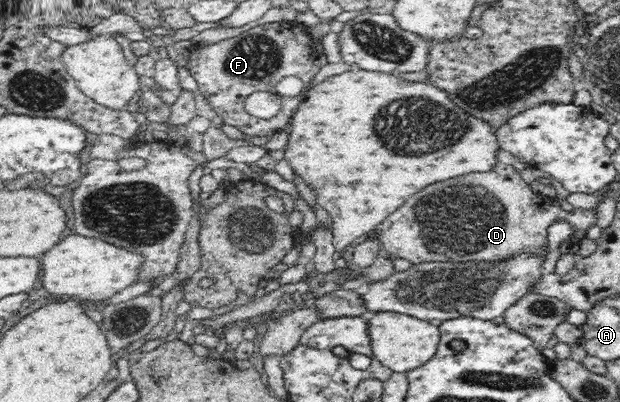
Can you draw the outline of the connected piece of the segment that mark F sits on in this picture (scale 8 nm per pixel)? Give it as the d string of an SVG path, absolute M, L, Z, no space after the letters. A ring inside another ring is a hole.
M296 20L270 23L254 27L236 37L221 40L209 45L192 46L188 55L187 69L196 79L197 85L210 101L216 113L224 123L235 125L250 136L270 136L286 127L294 117L300 104L314 85L314 77L322 71L322 56L318 53L316 39L309 34L309 29ZM258 91L268 91L278 95L281 101L279 112L269 118L253 116L246 110L246 99Z

